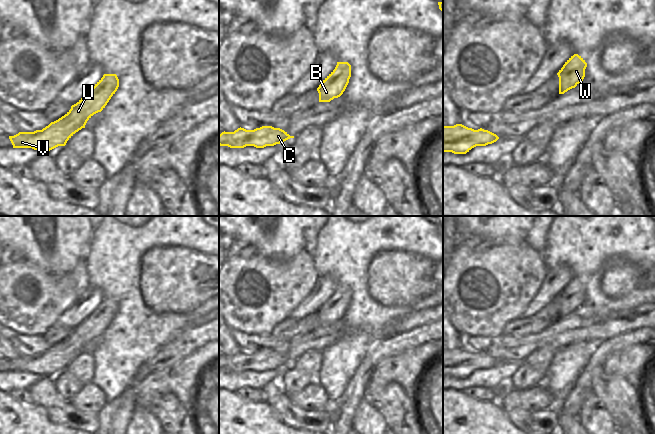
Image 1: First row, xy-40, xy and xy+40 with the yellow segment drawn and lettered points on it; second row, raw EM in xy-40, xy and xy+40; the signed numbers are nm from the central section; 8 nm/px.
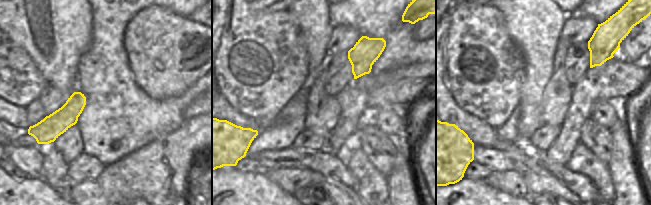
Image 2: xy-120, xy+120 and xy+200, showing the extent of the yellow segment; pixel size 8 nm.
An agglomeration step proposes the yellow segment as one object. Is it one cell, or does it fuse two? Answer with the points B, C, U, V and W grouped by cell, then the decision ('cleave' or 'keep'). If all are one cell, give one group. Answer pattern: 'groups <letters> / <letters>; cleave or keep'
groups B C U V W; keep

